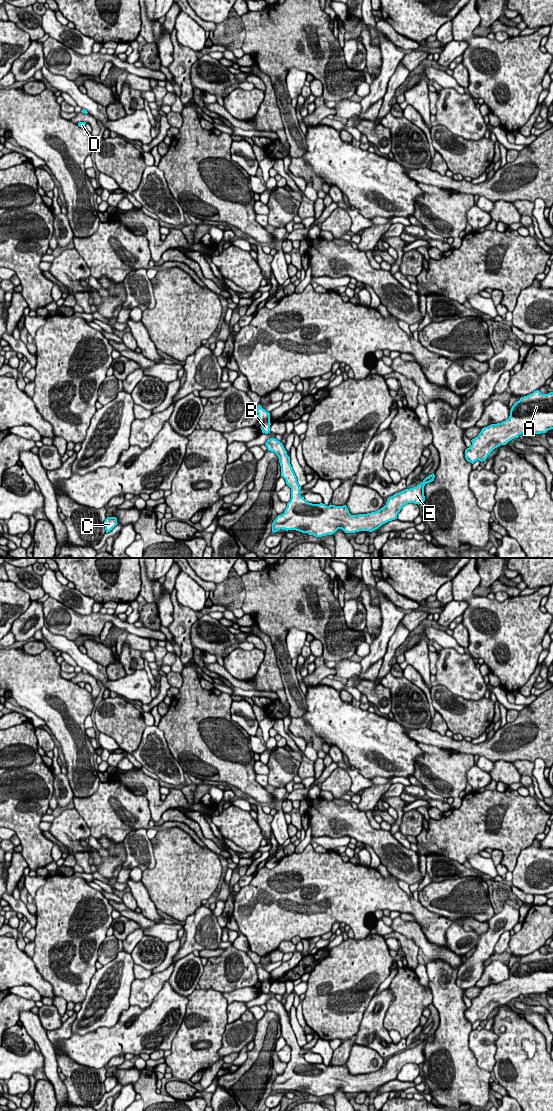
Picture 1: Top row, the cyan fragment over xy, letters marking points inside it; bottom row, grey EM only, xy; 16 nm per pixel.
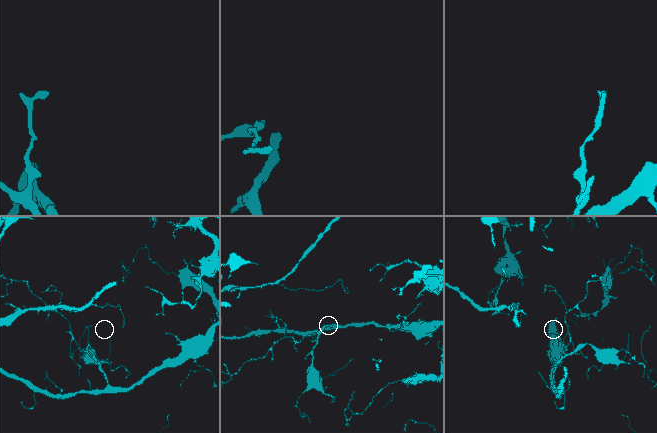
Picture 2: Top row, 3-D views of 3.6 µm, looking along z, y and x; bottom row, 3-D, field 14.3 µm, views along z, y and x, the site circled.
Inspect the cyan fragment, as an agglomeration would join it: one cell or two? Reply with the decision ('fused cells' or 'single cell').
single cell

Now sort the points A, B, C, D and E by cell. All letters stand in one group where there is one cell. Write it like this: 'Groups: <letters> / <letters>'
Groups: A B C D E

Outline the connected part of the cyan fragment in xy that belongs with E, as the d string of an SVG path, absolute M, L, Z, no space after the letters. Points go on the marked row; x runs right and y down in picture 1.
M270 438L265 443L268 451L274 452L278 458L281 466L281 476L285 479L286 484L291 488L291 499L287 503L287 507L283 514L278 515L272 523L272 532L277 532L278 530L296 530L302 533L308 533L315 537L322 537L326 535L334 534L338 529L342 529L345 533L355 533L359 531L369 531L372 532L378 529L383 524L397 519L397 515L402 509L402 507L408 503L422 504L425 501L424 496L424 486L427 483L434 481L434 473L426 477L420 484L417 486L405 489L399 493L394 494L389 497L386 505L381 509L367 513L367 514L358 514L351 515L346 505L335 506L330 503L329 506L326 506L323 503L312 504L307 502L304 497L300 496L301 486L297 482L296 475L290 464L290 457L287 455L283 444L275 438Z

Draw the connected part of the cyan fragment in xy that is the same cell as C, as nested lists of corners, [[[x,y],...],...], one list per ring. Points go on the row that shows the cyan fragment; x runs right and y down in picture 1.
[[[107,517],[104,521],[106,533],[110,532],[117,524],[116,517]]]

